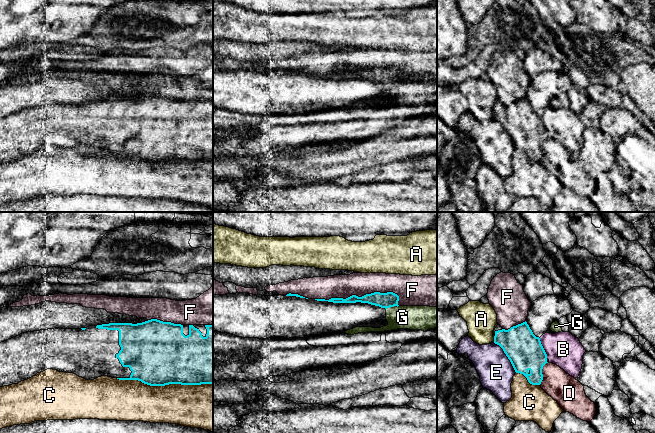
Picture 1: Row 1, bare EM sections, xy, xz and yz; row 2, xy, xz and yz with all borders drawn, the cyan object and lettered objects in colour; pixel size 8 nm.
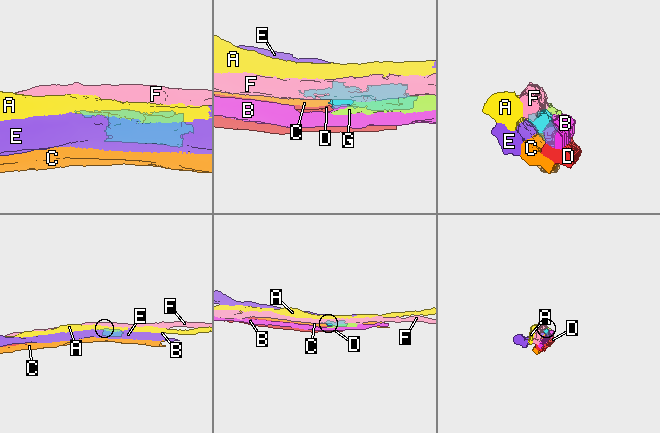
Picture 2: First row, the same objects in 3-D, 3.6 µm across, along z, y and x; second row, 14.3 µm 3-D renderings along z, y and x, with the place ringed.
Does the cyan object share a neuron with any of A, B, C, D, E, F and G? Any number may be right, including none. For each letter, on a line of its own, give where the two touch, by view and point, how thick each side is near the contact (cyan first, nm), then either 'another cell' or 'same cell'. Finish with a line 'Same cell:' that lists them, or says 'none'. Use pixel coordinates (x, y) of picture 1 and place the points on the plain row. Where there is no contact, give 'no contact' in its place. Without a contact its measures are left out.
A: meets cyan in yz at (494, 115); 280 nm thick on the cyan side, 240 nm on the other; another cell
B: meets cyan in yz at (543, 124); 280 nm thick on the cyan side, 280 nm on the other; another cell
C: meets cyan in xy at (164, 161); 500 nm thick on the cyan side, 340 nm on the other; another cell
D: meets cyan in yz at (541, 149); 280 nm thick on the cyan side, 240 nm on the other; another cell
E: meets cyan in yz at (507, 132); 280 nm thick on the cyan side, 280 nm on the other; another cell
F: meets cyan in xz at (362, 72); 130 nm thick on the cyan side, 190 nm on the other; another cell
G: meets cyan in xz at (392, 82); 130 nm thick on the cyan side, 190 nm on the other; another cell
Same cell: none

